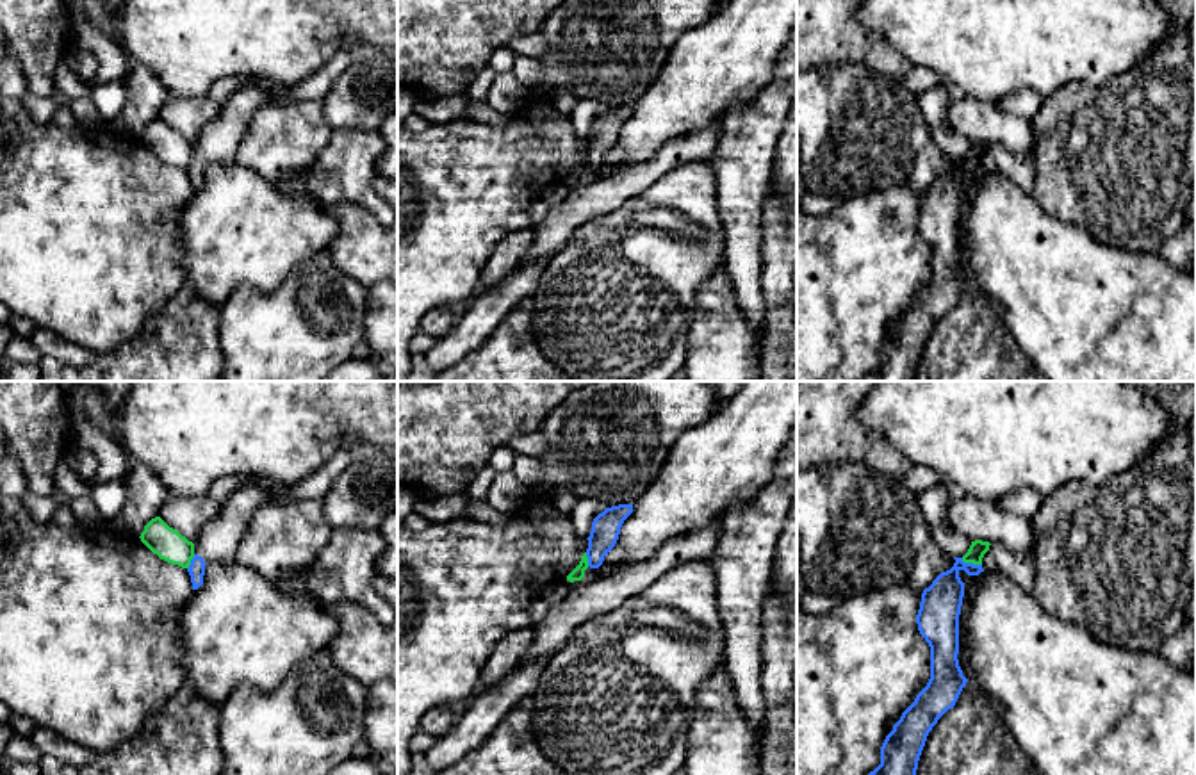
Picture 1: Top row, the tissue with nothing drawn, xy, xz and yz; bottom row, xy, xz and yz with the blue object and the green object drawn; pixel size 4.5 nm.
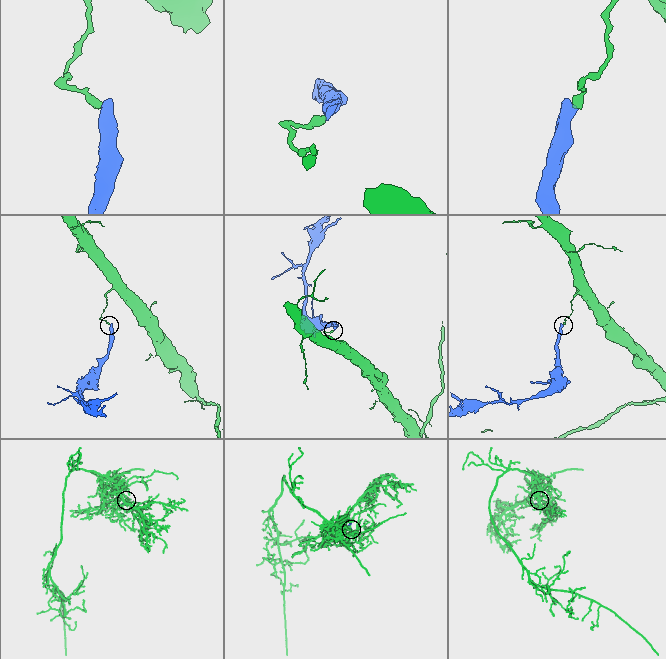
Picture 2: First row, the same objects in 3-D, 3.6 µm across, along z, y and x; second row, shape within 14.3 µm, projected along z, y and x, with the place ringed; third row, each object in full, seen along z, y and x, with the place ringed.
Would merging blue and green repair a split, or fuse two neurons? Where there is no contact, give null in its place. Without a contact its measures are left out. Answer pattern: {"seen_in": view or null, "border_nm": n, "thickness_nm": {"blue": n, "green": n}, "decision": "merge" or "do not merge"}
{"seen_in": "yz", "border_nm": 100, "thickness_nm": {"blue": 190, "green": 80}, "decision": "do not merge"}

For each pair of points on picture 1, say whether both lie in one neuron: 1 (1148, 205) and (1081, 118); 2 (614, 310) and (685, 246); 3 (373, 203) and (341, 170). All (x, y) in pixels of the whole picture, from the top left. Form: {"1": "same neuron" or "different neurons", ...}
{"1": "same neuron", "2": "same neuron", "3": "same neuron"}

